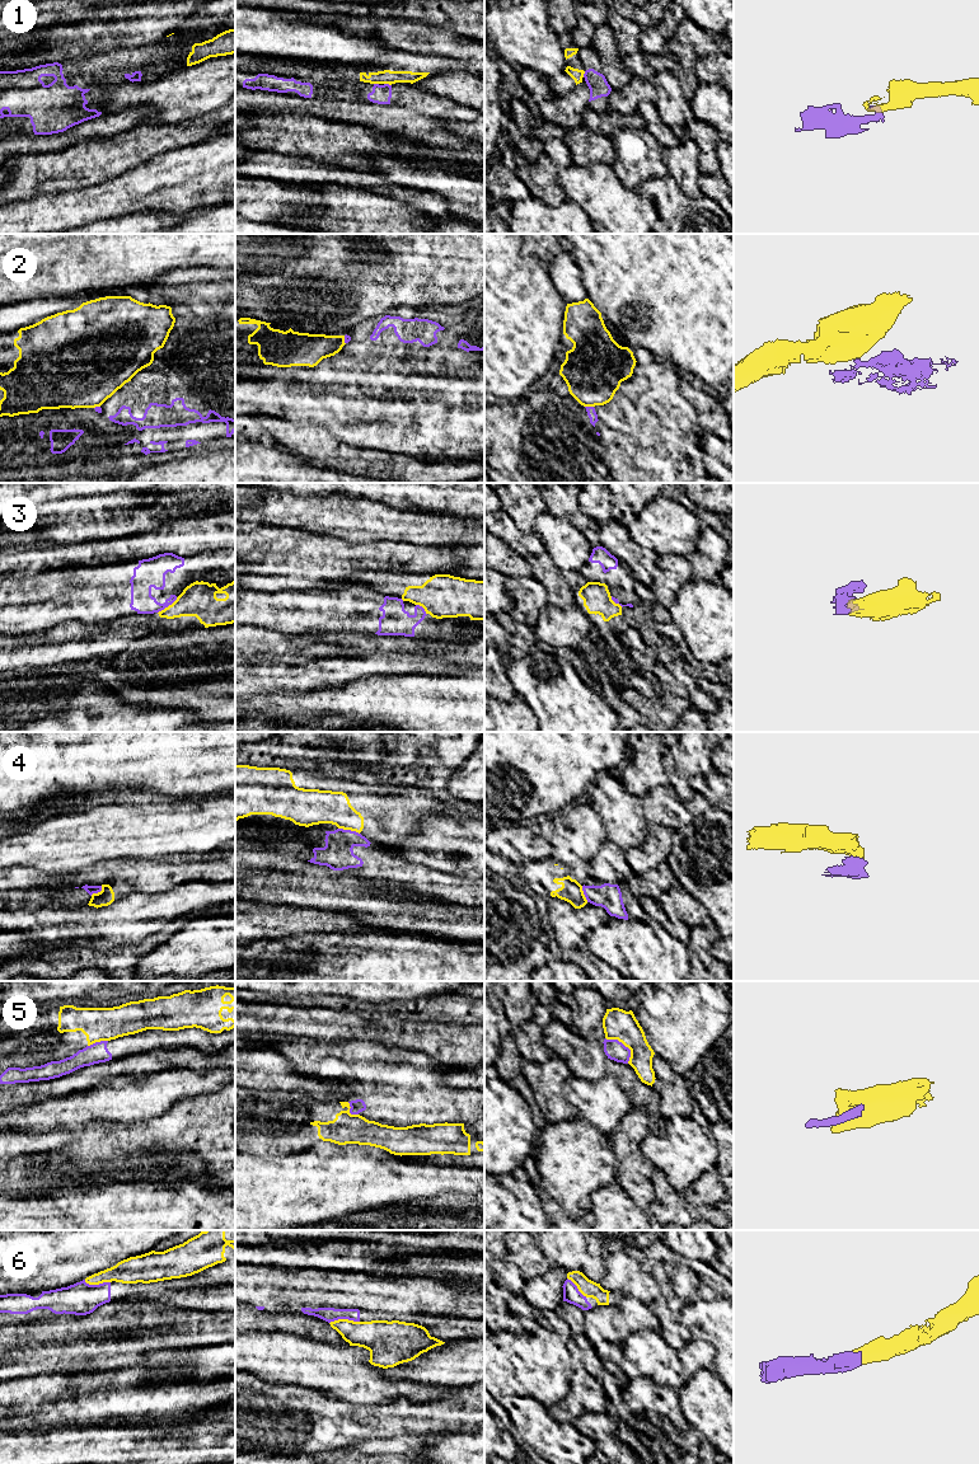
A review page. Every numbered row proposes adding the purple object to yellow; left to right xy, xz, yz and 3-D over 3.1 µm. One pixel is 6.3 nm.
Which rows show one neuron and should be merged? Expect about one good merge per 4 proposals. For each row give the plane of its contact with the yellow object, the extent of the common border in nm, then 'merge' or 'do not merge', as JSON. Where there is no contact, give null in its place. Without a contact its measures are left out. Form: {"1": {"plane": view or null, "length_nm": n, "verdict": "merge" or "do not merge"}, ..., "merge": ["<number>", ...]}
{"1": {"plane": "xz", "length_nm": 50, "verdict": "do not merge"}, "2": {"plane": "yz", "length_nm": 60, "verdict": "do not merge"}, "3": {"plane": "xy", "length_nm": 160, "verdict": "do not merge"}, "4": {"plane": "xz", "length_nm": 140, "verdict": "do not merge"}, "5": {"plane": "yz", "length_nm": 220, "verdict": "do not merge"}, "6": {"plane": "xz", "length_nm": 190, "verdict": "merge"}, "merge": ["6"]}

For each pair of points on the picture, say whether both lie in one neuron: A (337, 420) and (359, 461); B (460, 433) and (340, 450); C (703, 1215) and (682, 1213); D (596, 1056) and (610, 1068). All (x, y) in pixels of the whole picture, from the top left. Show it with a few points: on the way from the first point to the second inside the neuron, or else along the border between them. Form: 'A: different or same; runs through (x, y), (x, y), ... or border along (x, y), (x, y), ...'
A: different; border along (329, 433), (354, 446), (376, 449), (379, 451)
B: different; border along (331, 433), (354, 446), (387, 451)
C: same; runs through (698, 1214), (687, 1214)
D: different; border along (604, 1063), (604, 1069), (608, 1073)

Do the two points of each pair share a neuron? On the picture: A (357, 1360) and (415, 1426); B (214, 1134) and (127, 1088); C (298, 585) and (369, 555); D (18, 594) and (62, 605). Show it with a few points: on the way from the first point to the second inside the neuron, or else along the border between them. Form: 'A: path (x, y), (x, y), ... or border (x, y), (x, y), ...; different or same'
A: border (396, 1401), (388, 1404), (364, 1404); different
B: border (196, 1097), (182, 1097), (164, 1112), (141, 1122); different
C: path (289, 558), (298, 548), (324, 548), (342, 555); same
D: path (29, 601), (51, 601); same

